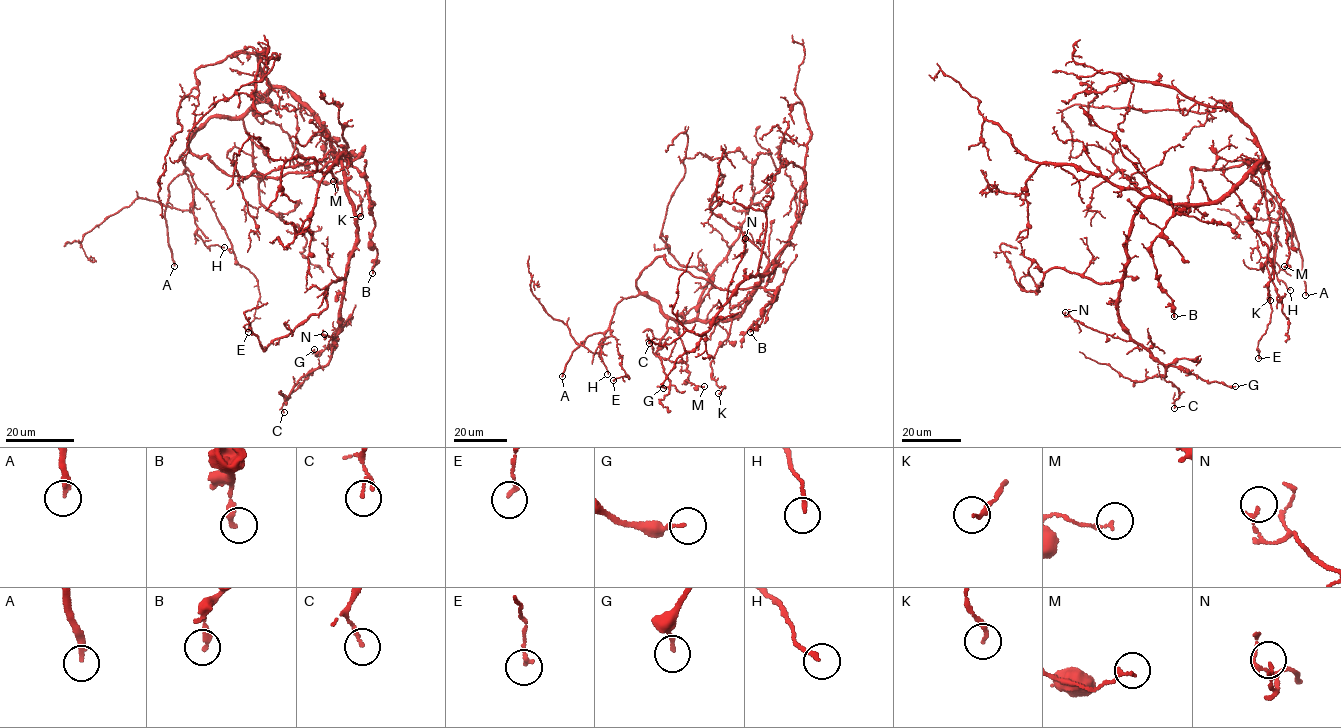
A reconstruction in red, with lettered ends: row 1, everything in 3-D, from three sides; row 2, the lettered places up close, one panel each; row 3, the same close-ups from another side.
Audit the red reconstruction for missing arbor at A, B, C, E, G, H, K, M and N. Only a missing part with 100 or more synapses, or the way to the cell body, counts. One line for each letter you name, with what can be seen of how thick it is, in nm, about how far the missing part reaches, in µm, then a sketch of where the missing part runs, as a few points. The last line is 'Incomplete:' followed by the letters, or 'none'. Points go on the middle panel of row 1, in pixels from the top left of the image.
A: Thickness 240 nm. Missing length about 70 µm. Course of what is missing: (562, 376), (566, 405), (596, 417), (608, 429), (639, 443)
Incomplete: A

